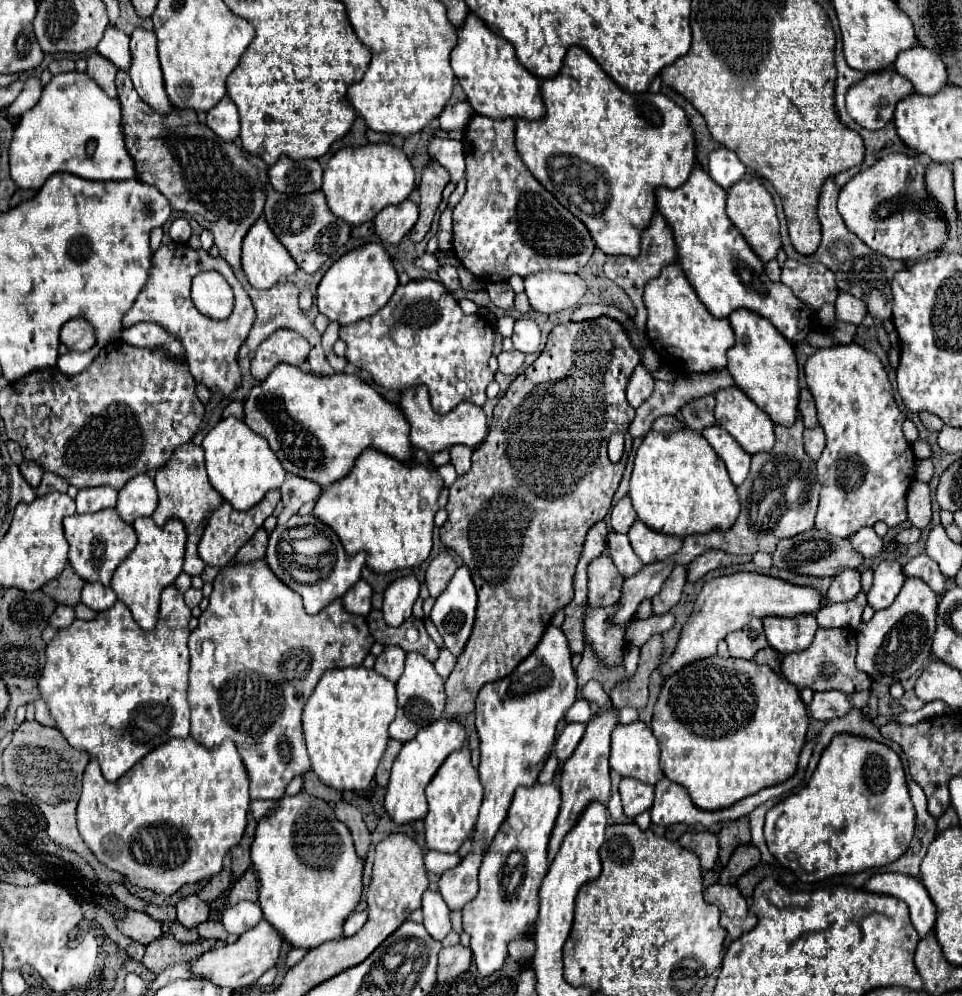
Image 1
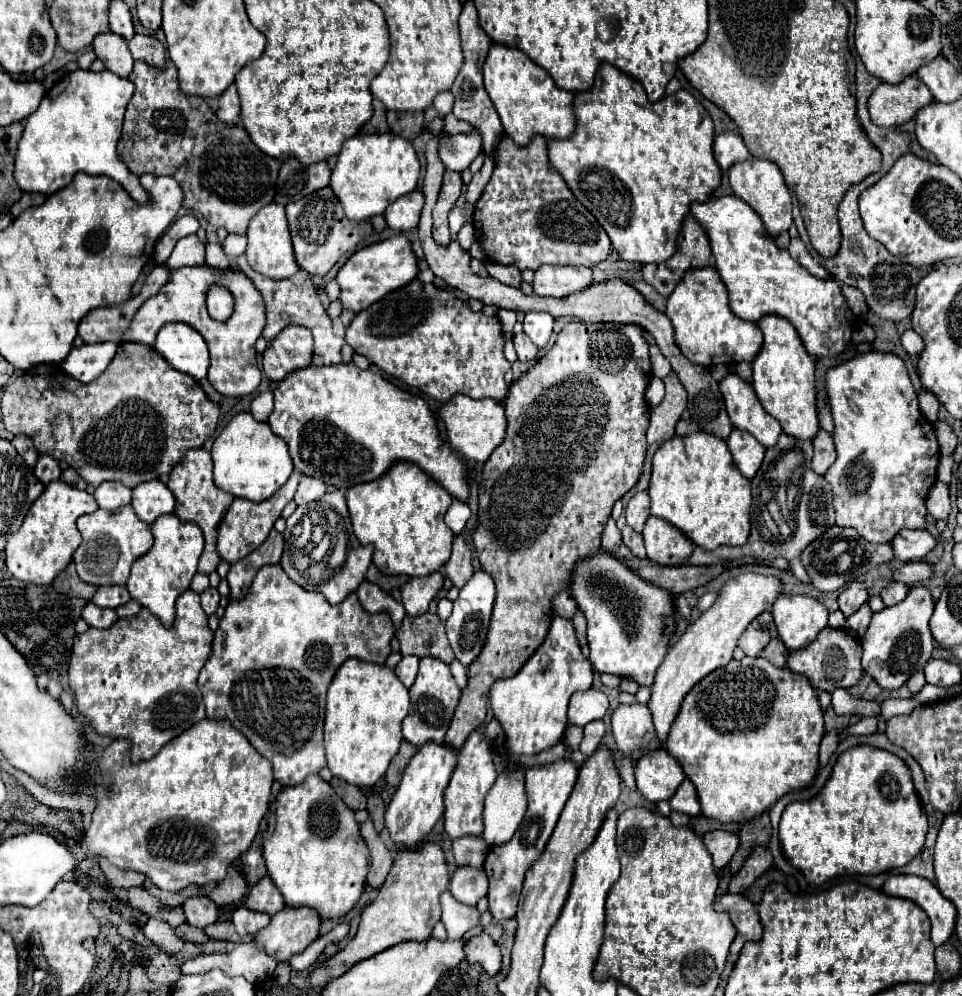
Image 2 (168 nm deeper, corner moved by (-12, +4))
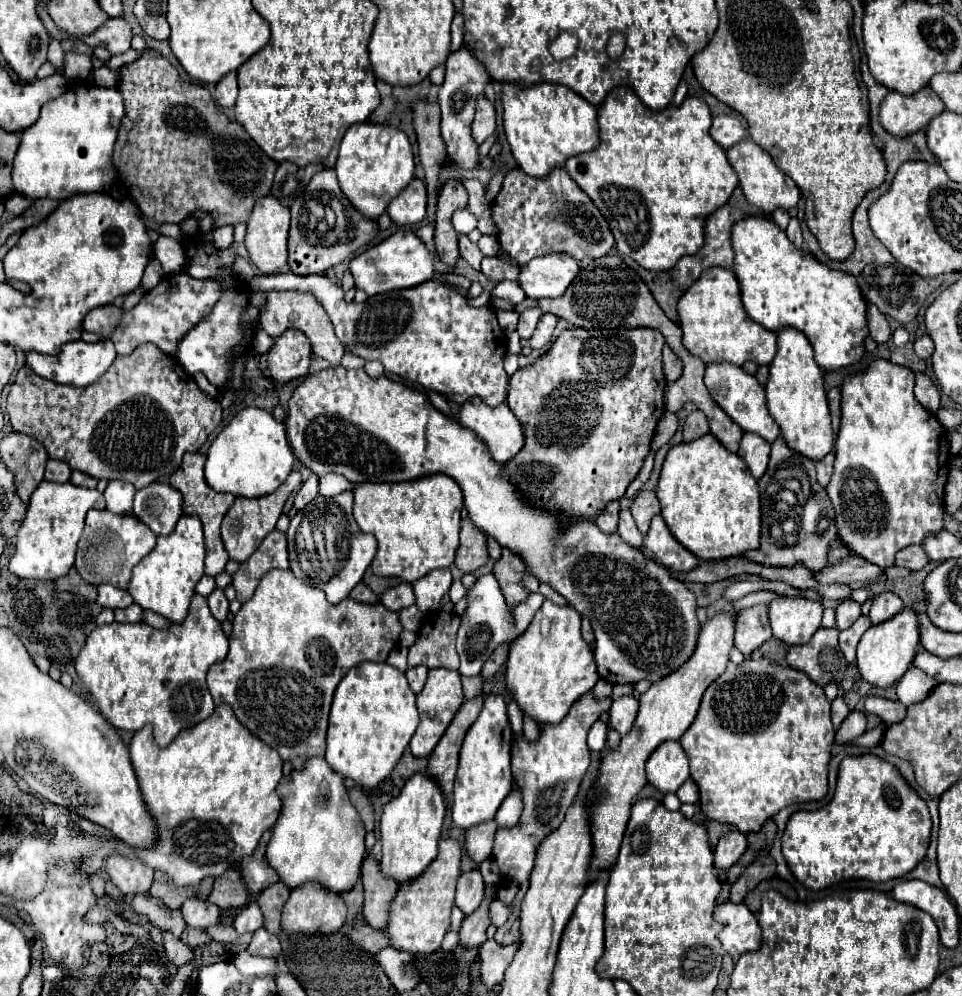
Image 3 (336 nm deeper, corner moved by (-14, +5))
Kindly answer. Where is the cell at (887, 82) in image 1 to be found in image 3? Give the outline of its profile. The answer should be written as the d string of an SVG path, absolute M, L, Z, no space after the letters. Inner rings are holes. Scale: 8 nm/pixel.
M922 88L918 94L914 96L902 96L898 92L890 92L880 108L880 122L886 128L886 132L890 132L896 138L908 138L908 134L916 134L918 130L926 128L928 122L932 118L936 118L938 114L944 112L944 102L934 94L932 88Z

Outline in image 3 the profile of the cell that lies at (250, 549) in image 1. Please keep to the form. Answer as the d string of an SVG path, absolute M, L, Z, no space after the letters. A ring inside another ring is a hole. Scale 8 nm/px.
M270 532L262 544L258 546L258 550L240 564L238 572L234 574L234 582L232 586L236 588L236 600L240 600L242 604L246 600L252 598L260 578L274 570L288 570L288 552L286 552L286 534L284 532Z

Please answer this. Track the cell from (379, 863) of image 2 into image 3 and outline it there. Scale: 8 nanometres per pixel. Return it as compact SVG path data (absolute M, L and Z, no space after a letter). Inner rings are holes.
M374 858L364 860L362 882L364 882L364 918L374 930L384 932L388 926L388 906L396 896L398 884L380 872L380 866Z

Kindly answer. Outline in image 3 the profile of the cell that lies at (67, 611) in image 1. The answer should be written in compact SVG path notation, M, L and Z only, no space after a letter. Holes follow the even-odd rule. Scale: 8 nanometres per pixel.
M132 604L124 610L116 610L116 622L146 622L144 610L138 604Z

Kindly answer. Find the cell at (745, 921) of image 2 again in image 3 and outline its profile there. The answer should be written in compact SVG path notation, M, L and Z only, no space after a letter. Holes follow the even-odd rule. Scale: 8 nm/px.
M718 904L714 908L714 920L724 922L724 930L718 934L718 940L732 958L738 958L744 952L760 950L762 930L746 904Z

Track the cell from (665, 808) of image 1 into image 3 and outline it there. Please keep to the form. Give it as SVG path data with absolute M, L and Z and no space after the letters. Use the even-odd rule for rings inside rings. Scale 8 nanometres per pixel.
M688 778L688 780L678 788L676 796L680 798L680 802L696 804L696 802L698 802L698 786L692 782L692 778Z

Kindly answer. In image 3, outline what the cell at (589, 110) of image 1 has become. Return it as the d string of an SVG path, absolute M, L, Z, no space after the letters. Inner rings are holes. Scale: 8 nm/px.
M618 86L598 108L600 146L566 162L570 178L590 196L608 220L618 252L630 256L646 270L668 272L682 256L696 254L704 246L708 216L724 206L738 186L738 174L728 164L724 150L720 150L708 134L710 122L712 114L700 98L688 96L682 106L668 106L656 112L646 108L632 88Z

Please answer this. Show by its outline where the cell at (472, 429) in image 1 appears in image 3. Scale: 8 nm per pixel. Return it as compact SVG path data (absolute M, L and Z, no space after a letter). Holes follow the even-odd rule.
M470 398L462 406L458 422L476 432L500 464L510 462L524 448L524 430L506 402L488 406L480 398Z

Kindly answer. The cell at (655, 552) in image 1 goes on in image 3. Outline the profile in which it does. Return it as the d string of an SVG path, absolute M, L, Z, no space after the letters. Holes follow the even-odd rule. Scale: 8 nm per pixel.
M656 514L656 518L652 518L650 532L644 538L644 548L648 550L648 554L654 560L664 564L672 572L690 572L700 564L700 560L670 534L670 530L660 514Z

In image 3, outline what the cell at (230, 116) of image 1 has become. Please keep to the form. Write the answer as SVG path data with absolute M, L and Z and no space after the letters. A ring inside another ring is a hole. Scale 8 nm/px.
M232 72L232 74L226 74L224 78L220 78L220 82L216 84L214 98L222 108L230 108L230 106L234 106L236 96L238 96L238 82L236 82L236 72Z

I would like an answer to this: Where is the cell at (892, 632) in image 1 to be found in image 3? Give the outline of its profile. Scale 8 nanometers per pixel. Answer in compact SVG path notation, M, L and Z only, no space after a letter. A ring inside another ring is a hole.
M902 610L888 622L870 626L858 644L860 676L872 686L880 686L880 688L894 684L912 666L918 642L920 642L920 632L918 632L918 618L914 610Z

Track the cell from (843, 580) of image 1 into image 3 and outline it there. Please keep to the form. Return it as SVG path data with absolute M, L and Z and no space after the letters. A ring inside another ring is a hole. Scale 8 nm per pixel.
M842 600L840 606L836 608L836 628L838 630L850 628L858 616L860 616L860 604L854 600Z

